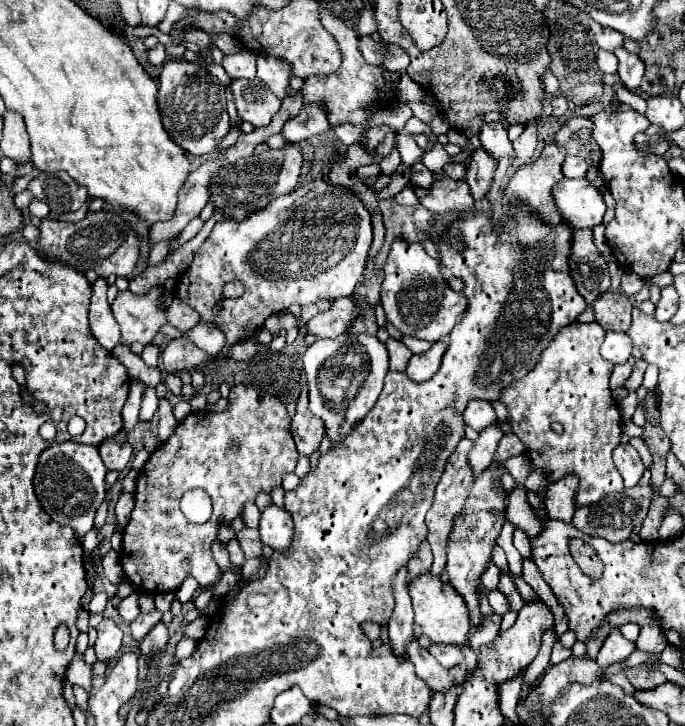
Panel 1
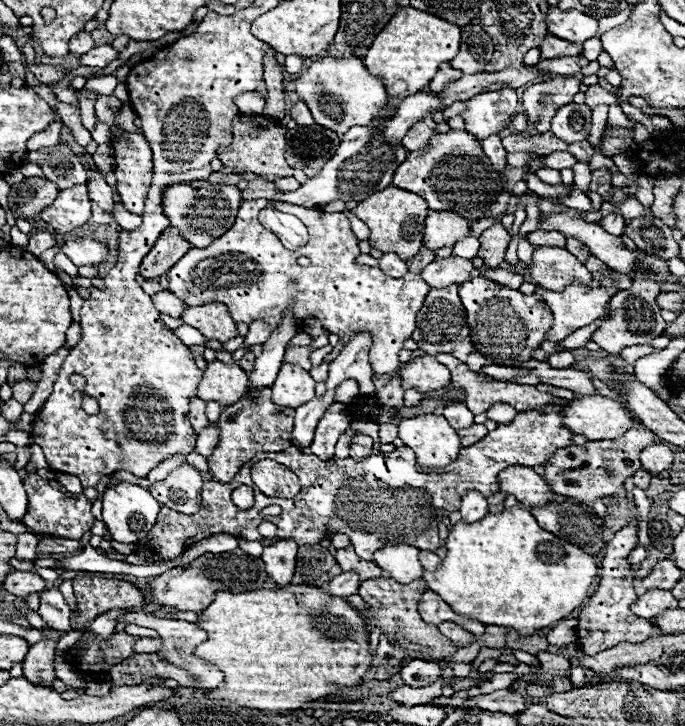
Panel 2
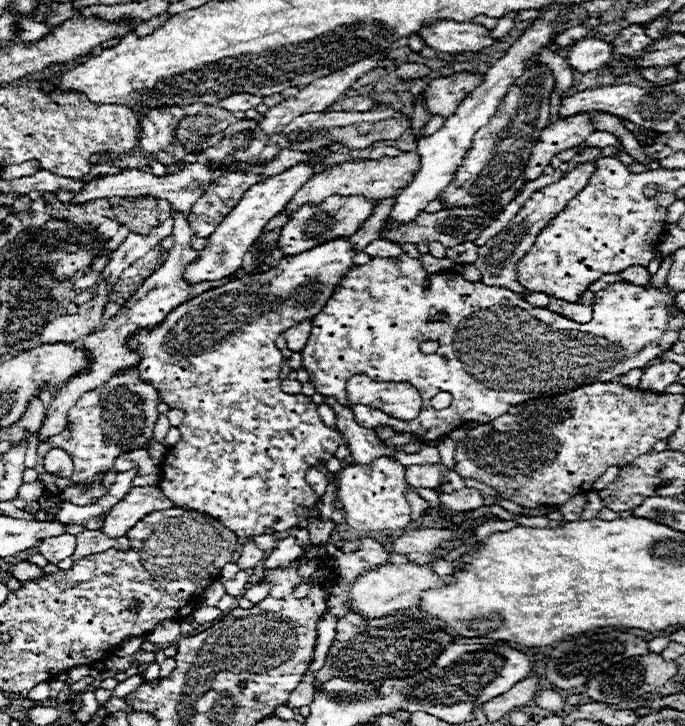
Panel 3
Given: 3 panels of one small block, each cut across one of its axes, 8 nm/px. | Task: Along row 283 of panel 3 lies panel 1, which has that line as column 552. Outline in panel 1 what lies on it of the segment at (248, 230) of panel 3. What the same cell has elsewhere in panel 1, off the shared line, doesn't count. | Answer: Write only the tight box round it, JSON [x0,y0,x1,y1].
[552,178,606,230]

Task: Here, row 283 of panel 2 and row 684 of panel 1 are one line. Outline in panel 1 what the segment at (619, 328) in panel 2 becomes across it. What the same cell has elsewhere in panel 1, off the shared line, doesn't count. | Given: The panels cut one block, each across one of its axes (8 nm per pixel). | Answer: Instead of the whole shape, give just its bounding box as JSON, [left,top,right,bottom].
[626,666,666,690]

